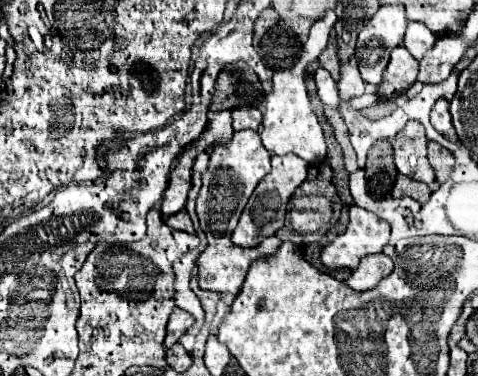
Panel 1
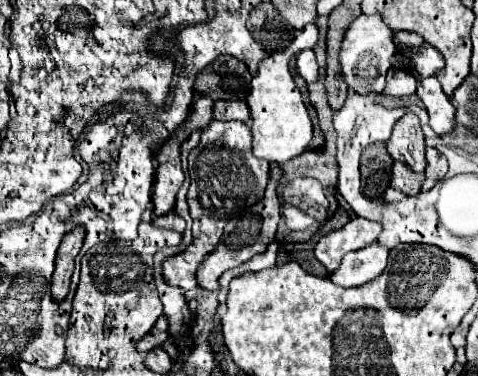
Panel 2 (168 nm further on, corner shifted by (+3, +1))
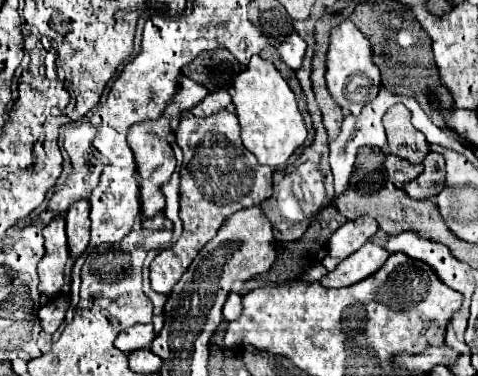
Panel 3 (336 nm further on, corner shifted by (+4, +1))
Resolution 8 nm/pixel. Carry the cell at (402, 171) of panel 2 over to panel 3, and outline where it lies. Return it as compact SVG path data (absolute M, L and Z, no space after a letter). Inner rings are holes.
M387 155L385 169L389 173L389 179L395 183L395 187L401 189L407 181L413 181L423 171L423 165L411 165L409 161L405 161L401 157Z

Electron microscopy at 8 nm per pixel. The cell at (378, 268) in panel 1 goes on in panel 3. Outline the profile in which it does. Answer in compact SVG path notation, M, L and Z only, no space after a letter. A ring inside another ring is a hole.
M365 243L359 251L355 251L351 257L341 261L341 265L335 271L327 273L319 283L327 289L355 285L355 283L363 281L365 277L373 275L387 261L387 257L389 257L389 253L383 247Z

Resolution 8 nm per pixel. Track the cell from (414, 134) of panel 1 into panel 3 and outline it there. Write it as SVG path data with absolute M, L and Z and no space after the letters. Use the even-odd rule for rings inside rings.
M393 105L385 117L383 127L387 131L389 151L411 163L421 163L427 155L427 141L421 131L411 125L411 113L405 105Z

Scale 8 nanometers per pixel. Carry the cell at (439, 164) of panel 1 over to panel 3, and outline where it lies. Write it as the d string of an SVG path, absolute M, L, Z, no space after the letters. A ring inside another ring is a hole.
M433 151L427 153L423 165L425 165L423 173L417 179L403 185L403 191L415 201L423 201L439 195L445 185L445 159L439 153Z

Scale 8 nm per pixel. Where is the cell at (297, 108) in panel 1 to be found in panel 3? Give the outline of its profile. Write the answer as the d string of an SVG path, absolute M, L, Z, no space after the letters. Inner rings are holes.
M253 55L247 69L241 71L239 77L235 77L233 89L233 105L239 119L243 145L257 157L261 165L269 165L273 169L283 165L307 137L303 115L287 81L281 77L271 61Z

